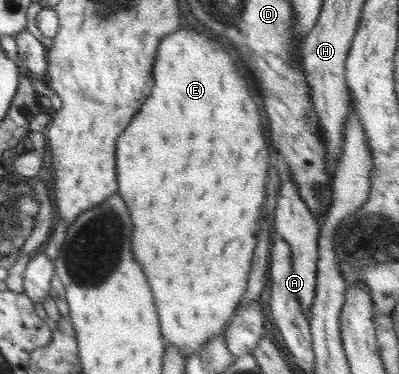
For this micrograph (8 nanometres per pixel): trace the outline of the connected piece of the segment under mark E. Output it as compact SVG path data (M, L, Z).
M180 28L180 30L176 30L174 34L170 34L170 36L166 36L162 42L160 42L160 48L158 48L158 54L156 56L156 62L154 62L154 66L151 67L151 74L154 74L154 80L152 83L152 96L144 102L144 106L140 108L140 112L132 118L132 122L128 124L128 128L120 134L118 137L118 142L116 143L115 157L116 157L116 176L117 176L117 184L118 184L118 192L120 192L120 196L124 198L124 202L126 202L126 206L128 206L128 210L130 210L130 218L132 218L132 224L134 224L134 236L132 236L132 248L134 248L134 256L136 256L136 260L142 264L142 268L144 268L144 274L146 274L146 278L148 278L148 284L150 284L150 288L152 288L152 294L154 294L154 302L156 302L156 308L159 325L161 328L161 334L166 343L172 343L172 345L176 345L186 358L192 355L192 353L196 353L204 343L208 343L210 341L210 337L214 337L214 335L220 333L222 329L227 325L229 319L232 317L238 302L243 298L243 294L247 289L248 276L250 274L250 270L252 270L251 264L254 257L254 252L256 248L256 244L258 244L258 237L256 234L260 232L260 208L262 208L262 204L264 204L264 200L266 200L266 182L268 180L268 162L270 160L270 154L268 153L268 138L266 138L266 128L264 127L264 122L262 122L262 118L260 116L260 108L254 103L252 96L250 96L250 92L248 92L248 82L246 81L246 74L241 72L241 68L238 68L238 64L232 60L232 56L226 52L226 48L222 46L222 44L218 44L218 42L214 42L214 40L210 40L210 38L206 38L206 36L202 36L202 34L198 34L196 30L192 30L192 28Z

